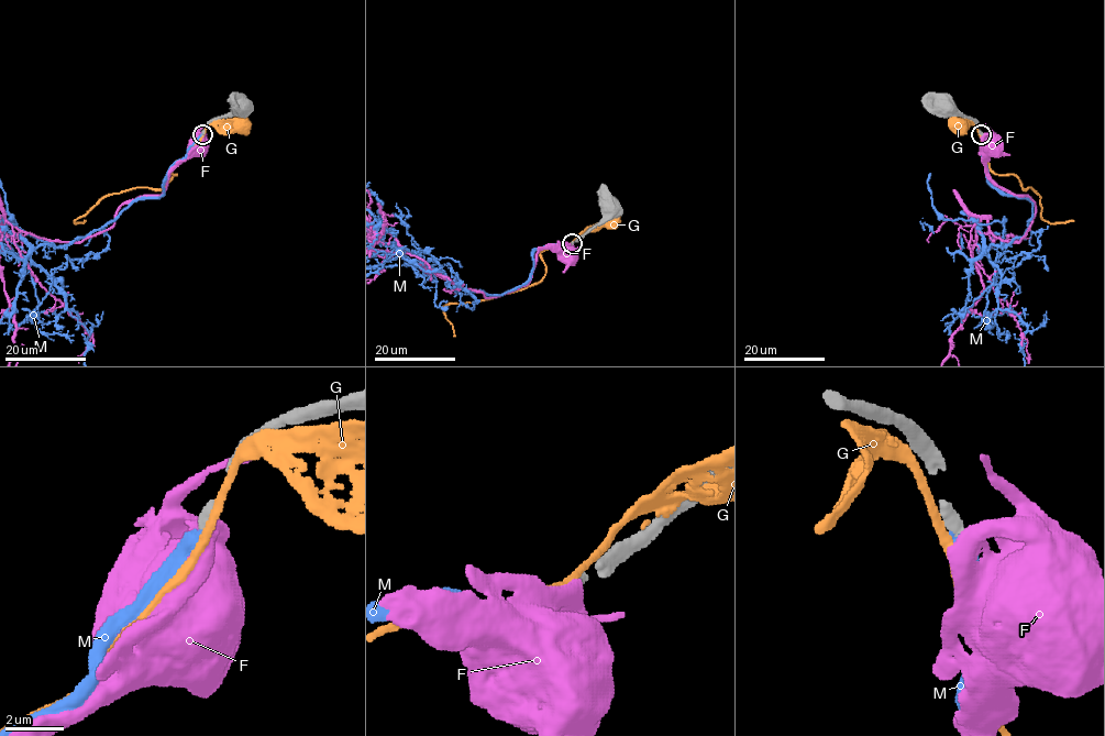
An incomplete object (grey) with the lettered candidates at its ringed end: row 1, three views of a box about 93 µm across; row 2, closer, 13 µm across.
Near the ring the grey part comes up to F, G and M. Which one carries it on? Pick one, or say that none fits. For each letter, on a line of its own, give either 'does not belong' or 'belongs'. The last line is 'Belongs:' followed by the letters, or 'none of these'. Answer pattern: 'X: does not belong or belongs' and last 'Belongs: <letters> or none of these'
F: does not belong
G: does not belong
M: belongs
Belongs: M

